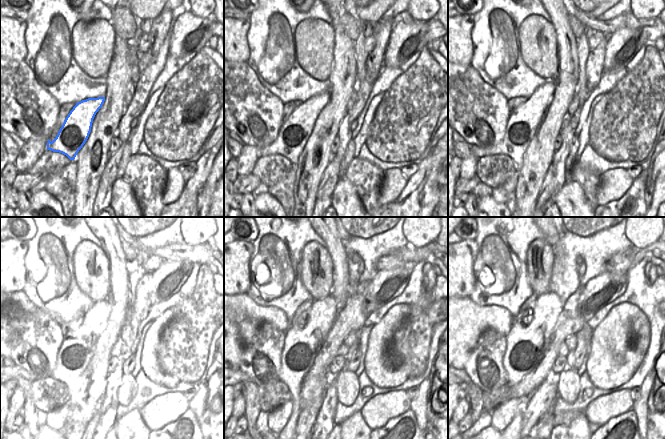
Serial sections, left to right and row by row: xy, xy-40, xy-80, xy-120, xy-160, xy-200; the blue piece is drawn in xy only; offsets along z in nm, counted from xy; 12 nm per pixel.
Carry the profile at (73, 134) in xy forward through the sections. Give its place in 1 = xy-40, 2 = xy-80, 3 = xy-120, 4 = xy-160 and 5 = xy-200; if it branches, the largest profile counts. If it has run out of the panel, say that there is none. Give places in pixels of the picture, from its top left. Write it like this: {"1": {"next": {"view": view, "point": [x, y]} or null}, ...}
{"1": {"next": {"view": "xy-40", "point": [294, 133]}}, "2": {"next": {"view": "xy-80", "point": [521, 127]}}, "3": {"next": {"view": "xy-120", "point": [77, 345]}}, "4": {"next": {"view": "xy-160", "point": [301, 346]}}, "5": {"next": {"view": "xy-200", "point": [526, 344]}}}

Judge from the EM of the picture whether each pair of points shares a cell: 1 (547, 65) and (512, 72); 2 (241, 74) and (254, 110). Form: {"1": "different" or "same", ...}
{"1": "different", "2": "same"}

